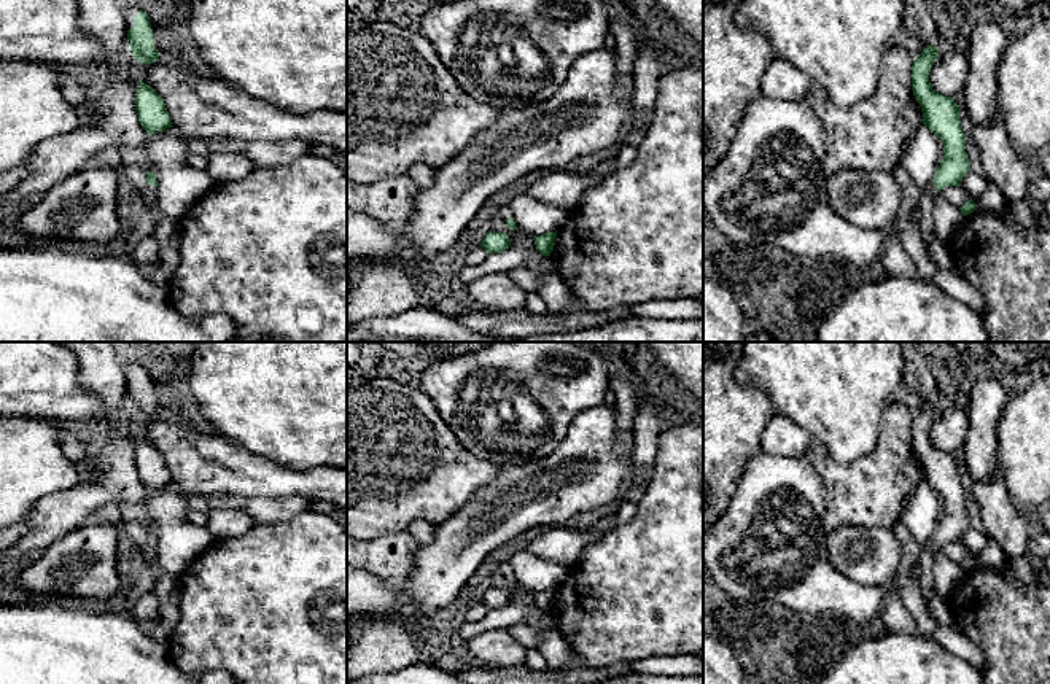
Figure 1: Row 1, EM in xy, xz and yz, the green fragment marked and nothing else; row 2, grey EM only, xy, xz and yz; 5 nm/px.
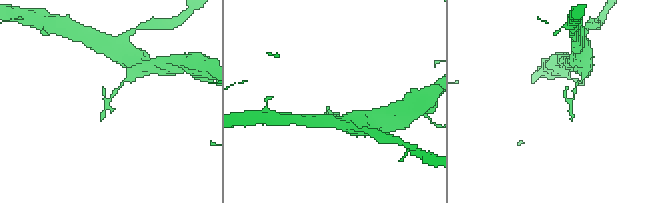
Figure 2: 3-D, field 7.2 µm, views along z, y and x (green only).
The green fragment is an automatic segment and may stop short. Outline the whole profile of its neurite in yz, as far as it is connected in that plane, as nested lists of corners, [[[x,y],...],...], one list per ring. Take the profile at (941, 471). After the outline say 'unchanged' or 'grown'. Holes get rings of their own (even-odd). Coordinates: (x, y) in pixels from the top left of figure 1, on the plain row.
[[[926,401],[912,422],[912,447],[921,463],[923,480],[943,498],[943,514],[934,531],[934,539],[928,542],[918,557],[918,576],[913,579],[924,598],[939,595],[934,584],[937,549],[947,542],[959,542],[970,527],[959,463],[953,453],[935,449],[929,439],[929,426],[939,409],[935,402]]]; grown

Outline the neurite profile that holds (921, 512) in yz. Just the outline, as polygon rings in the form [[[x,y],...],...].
[[[924,480],[905,499],[900,523],[912,533],[921,550],[934,539],[934,531],[940,522],[939,493]]]

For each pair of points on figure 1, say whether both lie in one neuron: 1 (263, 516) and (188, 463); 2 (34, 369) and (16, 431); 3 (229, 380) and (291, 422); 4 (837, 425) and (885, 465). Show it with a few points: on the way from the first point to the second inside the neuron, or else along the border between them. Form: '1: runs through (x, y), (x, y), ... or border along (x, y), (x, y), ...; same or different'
1: border along (287, 495), (250, 498); different
2: border along (16, 415), (43, 417), (58, 425); different
3: runs through (245, 380), (250, 380), (276, 406); same
4: border along (880, 414), (877, 444), (850, 463), (837, 465); different

